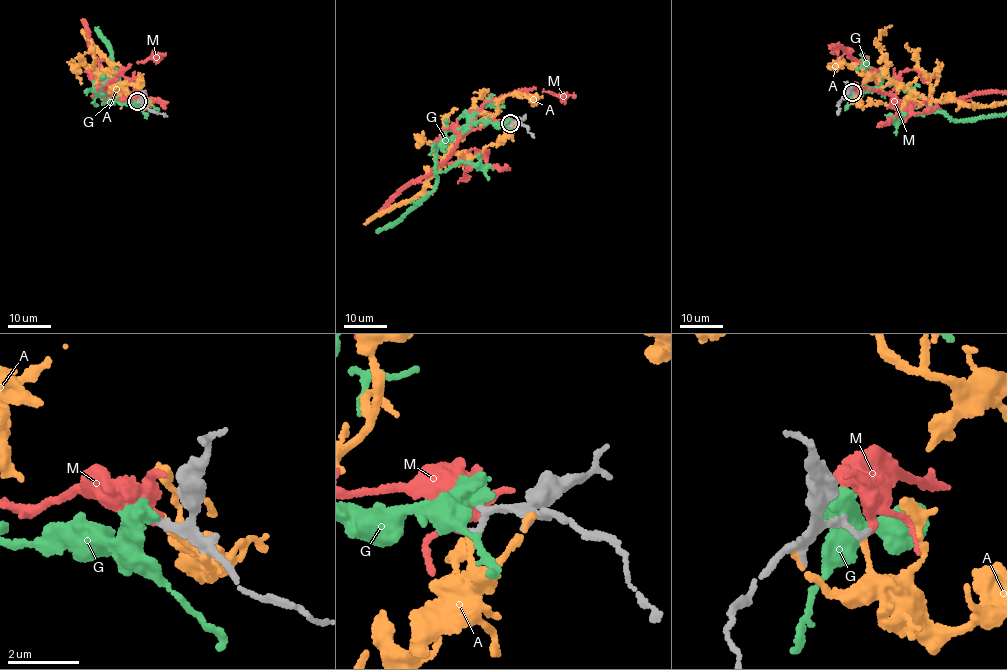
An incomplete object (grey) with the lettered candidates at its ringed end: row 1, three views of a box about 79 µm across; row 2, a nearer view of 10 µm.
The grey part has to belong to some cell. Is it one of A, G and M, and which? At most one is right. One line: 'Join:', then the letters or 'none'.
Join: G

